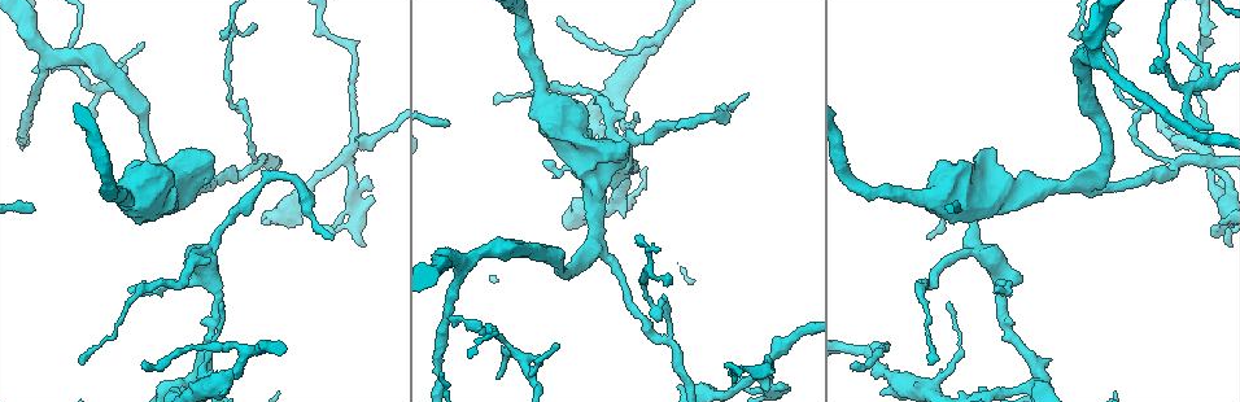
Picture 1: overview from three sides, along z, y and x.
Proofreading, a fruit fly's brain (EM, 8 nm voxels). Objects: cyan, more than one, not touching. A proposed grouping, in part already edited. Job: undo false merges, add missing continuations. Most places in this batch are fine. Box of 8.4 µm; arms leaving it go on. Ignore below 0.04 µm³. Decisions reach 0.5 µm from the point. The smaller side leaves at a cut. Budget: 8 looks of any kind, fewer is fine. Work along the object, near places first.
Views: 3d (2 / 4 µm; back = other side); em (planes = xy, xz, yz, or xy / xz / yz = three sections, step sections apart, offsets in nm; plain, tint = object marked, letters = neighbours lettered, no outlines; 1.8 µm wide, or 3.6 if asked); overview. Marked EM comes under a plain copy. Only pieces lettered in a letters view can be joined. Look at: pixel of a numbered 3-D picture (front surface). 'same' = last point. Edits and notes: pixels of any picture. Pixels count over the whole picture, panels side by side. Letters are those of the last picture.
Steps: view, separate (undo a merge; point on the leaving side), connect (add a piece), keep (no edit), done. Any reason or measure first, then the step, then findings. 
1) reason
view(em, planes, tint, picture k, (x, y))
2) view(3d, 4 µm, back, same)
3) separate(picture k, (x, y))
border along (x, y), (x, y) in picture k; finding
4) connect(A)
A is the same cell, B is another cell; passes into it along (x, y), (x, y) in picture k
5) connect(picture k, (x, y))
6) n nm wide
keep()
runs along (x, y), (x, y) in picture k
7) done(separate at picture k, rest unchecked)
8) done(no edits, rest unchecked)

sharp bend
view(3d, 2 µm, picture 1, (480, 331))

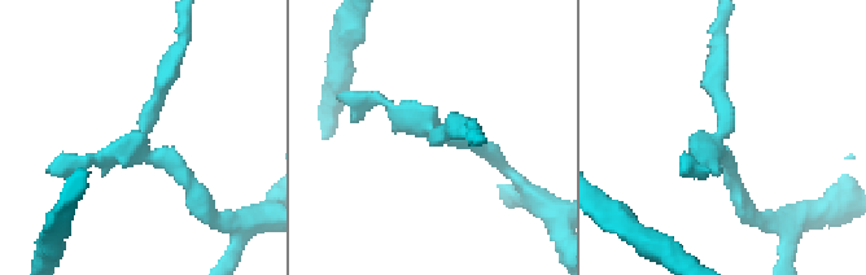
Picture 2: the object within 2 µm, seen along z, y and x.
need the tissue
view(em, planes, letters, picture 2, (728, 122))

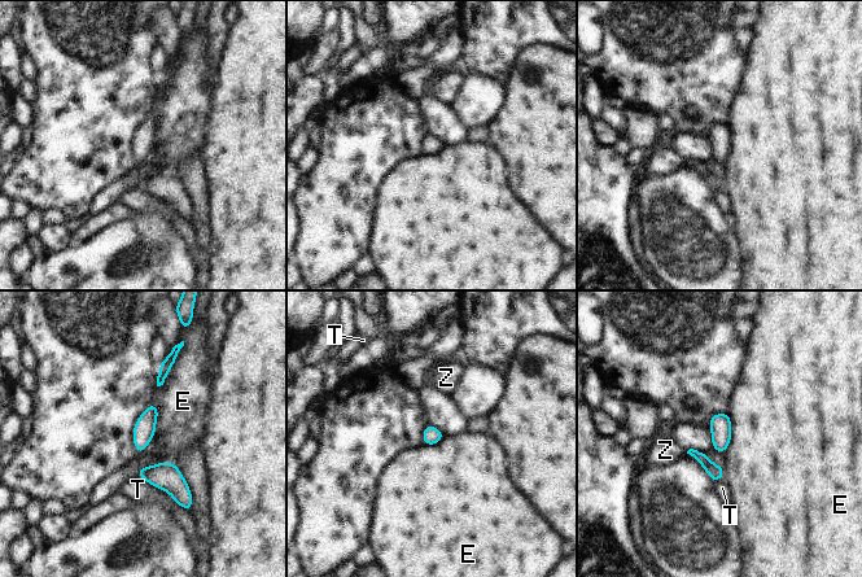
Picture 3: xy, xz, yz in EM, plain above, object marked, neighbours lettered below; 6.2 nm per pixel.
110 nm wide
keep()
E, T and Z are other cells; border along (729, 414), (730, 442), (722, 453) in picture 3; continuous, no second neuron

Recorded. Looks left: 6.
free end
view(em, yz, step 4, tint, picture 1, (499, 378))

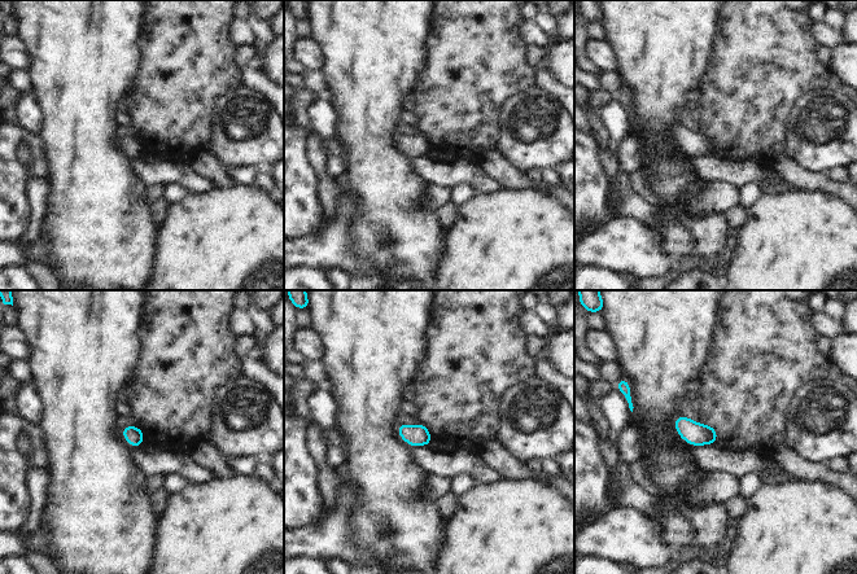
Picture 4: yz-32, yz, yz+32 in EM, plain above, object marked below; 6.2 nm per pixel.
another direction
view(em, planes, letters, same)

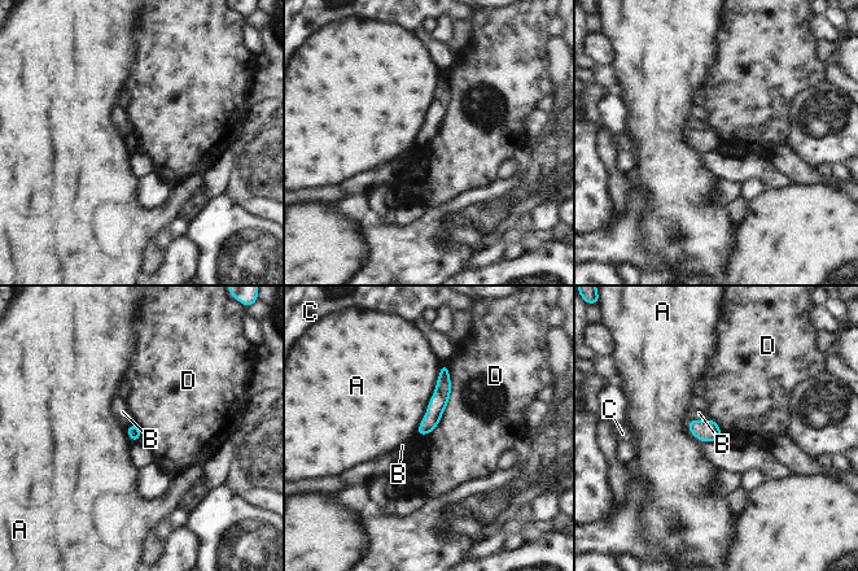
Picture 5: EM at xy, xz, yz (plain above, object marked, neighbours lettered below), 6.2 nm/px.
keep()
A, B, C and D are other cells; border along (450, 375), (447, 405), (427, 434) in picture 5; none of them fits

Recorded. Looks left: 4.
four arms meet
view(em, planes, tint, picture 1, (340, 160))

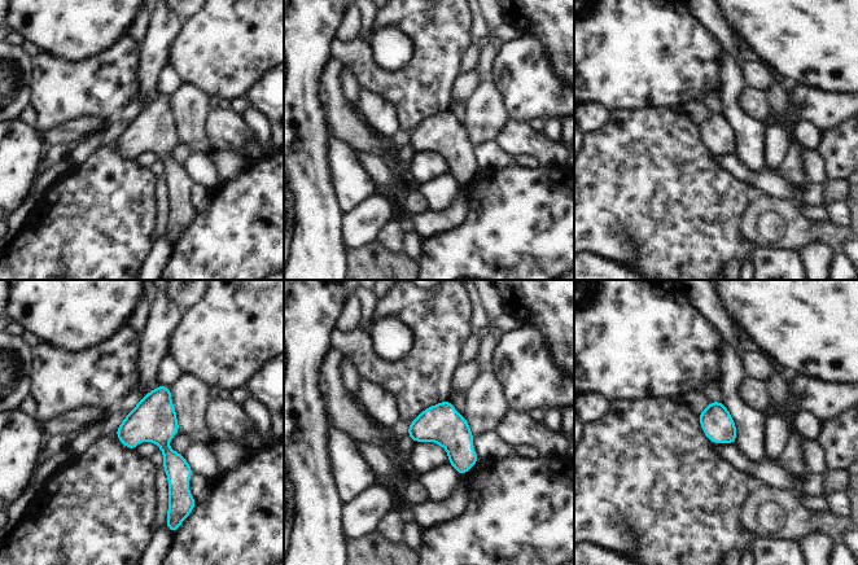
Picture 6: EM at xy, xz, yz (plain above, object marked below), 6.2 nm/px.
what lies round it
view(em, planes, letters, same)

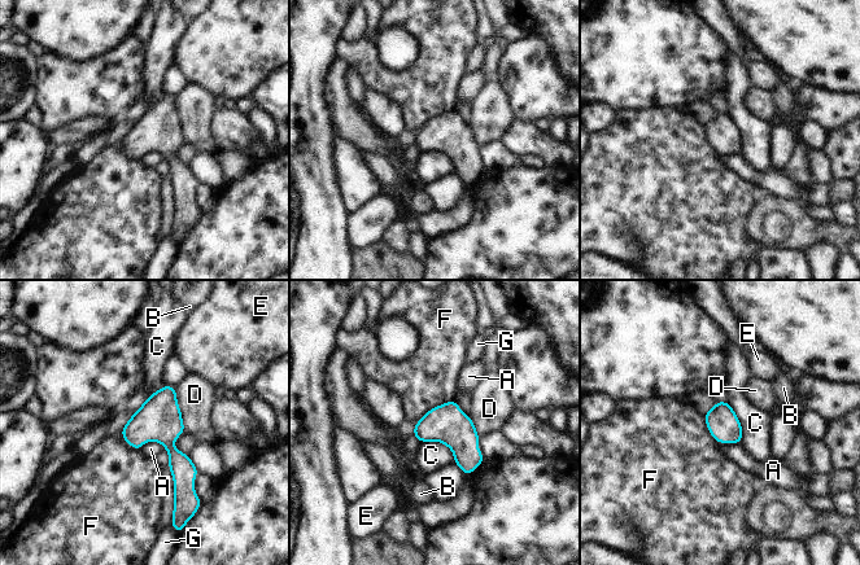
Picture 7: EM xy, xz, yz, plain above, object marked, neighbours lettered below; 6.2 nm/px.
D touches over 300 nm
keep()
A, B, C, D, E, F and G are other cells; one neuron here

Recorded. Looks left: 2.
view(3d, 2 µm, picture 1, (927, 236))

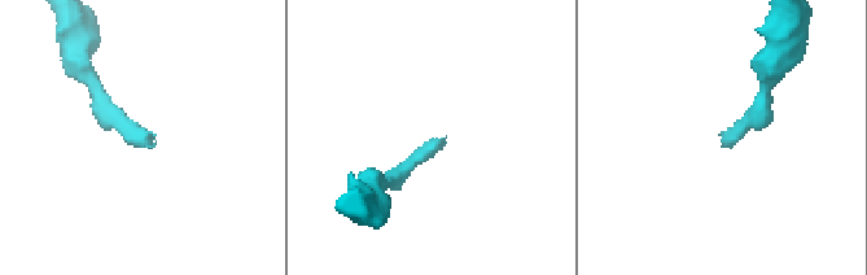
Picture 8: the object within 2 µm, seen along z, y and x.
shape alone is not enough
view(em, planes, letters, picture 8, (725, 141))

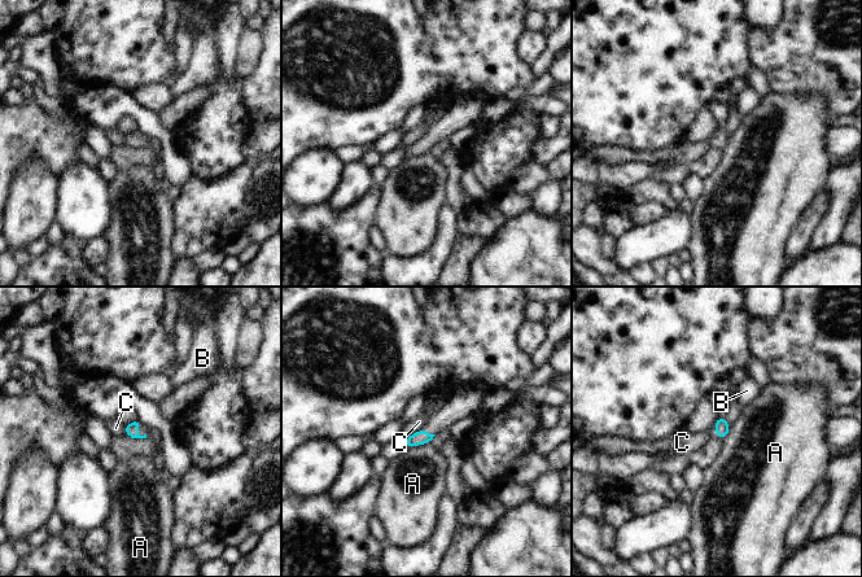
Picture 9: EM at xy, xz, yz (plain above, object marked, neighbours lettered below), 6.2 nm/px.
keep()
A, B and C are other cells; no lettered piece goes on from it

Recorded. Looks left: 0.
done(no edits, rest unchecked)

